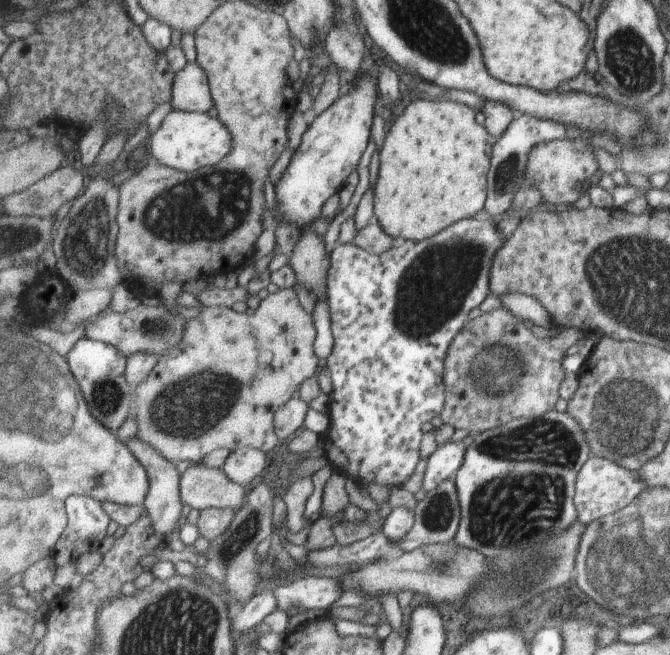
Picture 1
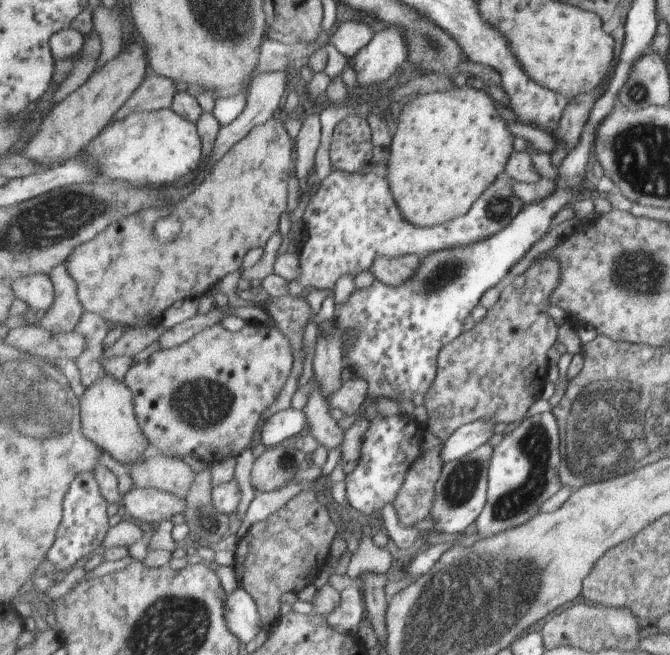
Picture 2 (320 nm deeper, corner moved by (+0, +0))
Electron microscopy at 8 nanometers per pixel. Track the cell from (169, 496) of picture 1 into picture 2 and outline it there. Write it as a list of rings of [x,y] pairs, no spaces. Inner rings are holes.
[[[111,373],[101,375],[91,386],[85,388],[84,393],[79,398],[80,417],[82,420],[83,434],[98,445],[103,451],[107,451],[112,457],[123,464],[133,464],[143,457],[141,454],[147,450],[150,442],[143,434],[138,416],[134,407],[134,393],[129,388],[125,378],[119,380]]]

